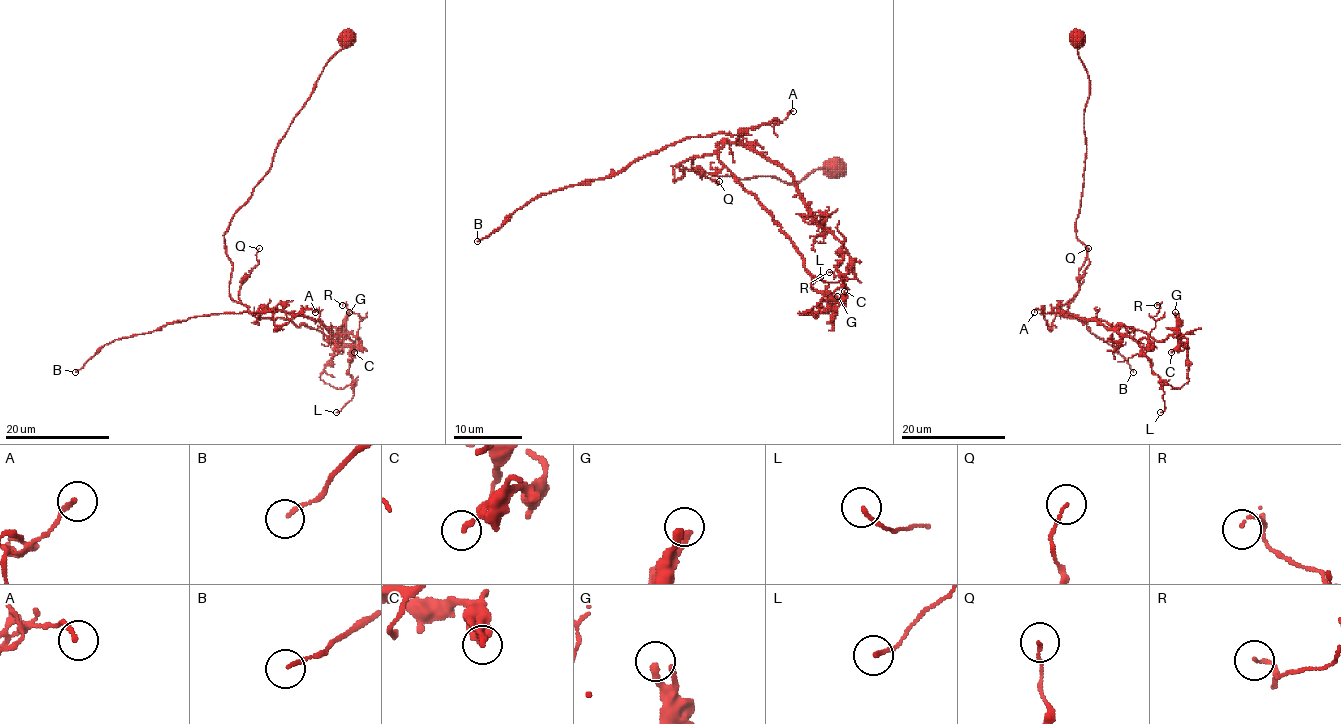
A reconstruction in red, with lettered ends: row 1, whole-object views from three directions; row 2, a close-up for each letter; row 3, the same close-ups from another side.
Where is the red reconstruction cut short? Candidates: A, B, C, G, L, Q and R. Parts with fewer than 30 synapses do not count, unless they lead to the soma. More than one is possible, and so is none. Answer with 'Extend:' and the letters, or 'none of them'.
Extend: none of them

